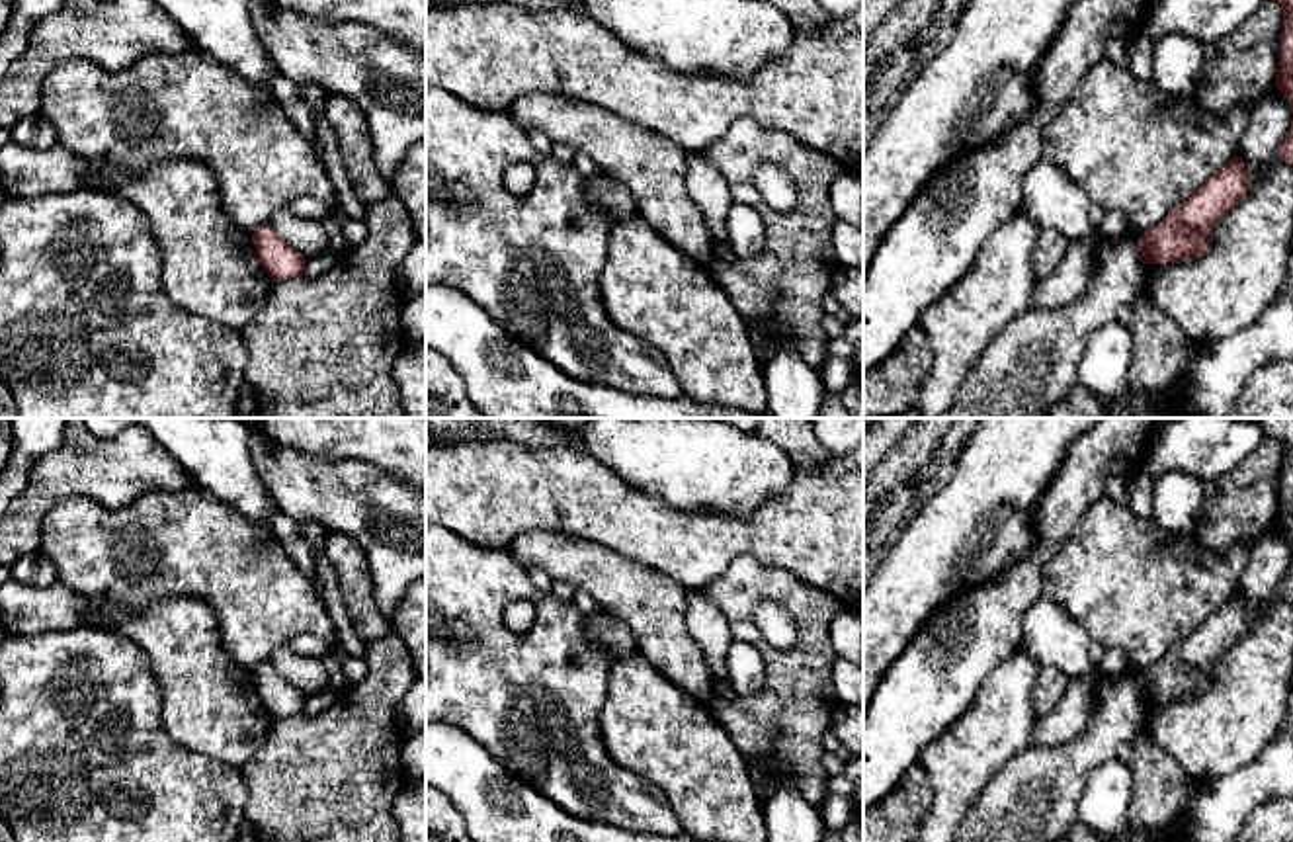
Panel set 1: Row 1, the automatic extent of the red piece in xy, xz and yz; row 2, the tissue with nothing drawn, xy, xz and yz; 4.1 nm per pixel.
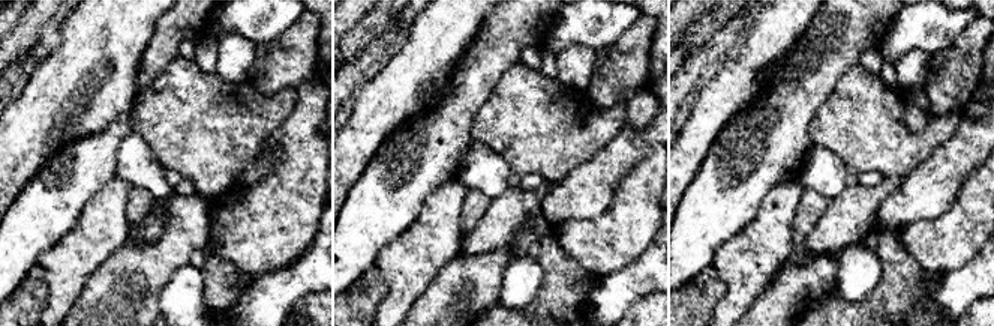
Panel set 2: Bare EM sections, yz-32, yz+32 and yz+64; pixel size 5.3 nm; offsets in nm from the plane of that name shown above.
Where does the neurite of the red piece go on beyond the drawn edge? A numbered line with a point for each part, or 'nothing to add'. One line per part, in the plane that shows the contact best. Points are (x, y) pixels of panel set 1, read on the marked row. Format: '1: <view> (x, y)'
nothing to add

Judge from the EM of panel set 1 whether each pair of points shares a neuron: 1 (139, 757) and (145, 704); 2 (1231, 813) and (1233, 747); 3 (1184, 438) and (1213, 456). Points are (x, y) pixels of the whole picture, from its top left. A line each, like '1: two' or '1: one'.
1: one
2: two
3: one

